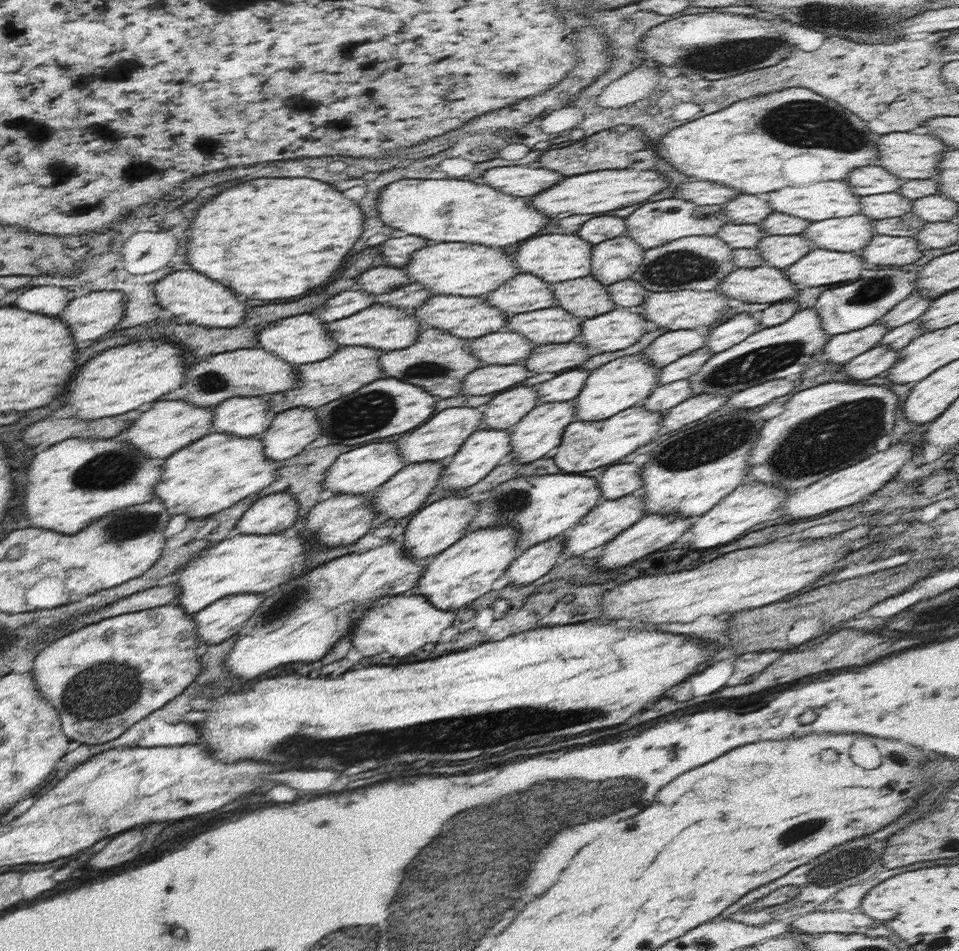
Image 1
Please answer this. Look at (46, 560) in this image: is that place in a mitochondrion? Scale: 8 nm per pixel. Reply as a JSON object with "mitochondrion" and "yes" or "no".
{"mitochondrion":"no"}

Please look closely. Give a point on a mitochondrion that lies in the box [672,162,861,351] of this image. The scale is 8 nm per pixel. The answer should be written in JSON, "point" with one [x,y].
{"point":[705,216]}

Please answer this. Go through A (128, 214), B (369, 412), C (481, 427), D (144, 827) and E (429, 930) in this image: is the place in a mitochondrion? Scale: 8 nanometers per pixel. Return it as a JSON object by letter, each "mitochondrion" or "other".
{"A":"other","B":"mitochondrion","C":"other","D":"other","E":"mitochondrion"}

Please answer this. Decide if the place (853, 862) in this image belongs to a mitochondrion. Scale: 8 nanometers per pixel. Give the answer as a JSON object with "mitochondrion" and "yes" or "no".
{"mitochondrion":"yes"}

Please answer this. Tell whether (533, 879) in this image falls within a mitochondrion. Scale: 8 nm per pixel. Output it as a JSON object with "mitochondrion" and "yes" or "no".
{"mitochondrion":"yes"}

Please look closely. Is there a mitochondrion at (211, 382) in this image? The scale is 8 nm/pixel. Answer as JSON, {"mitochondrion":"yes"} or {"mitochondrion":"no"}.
{"mitochondrion":"yes"}

